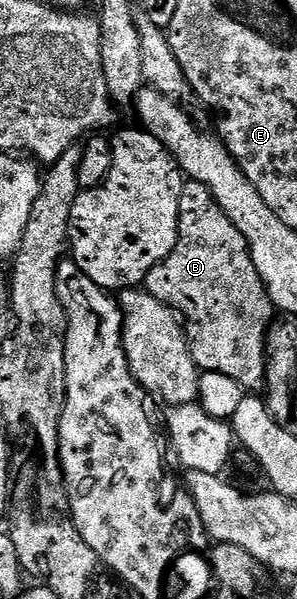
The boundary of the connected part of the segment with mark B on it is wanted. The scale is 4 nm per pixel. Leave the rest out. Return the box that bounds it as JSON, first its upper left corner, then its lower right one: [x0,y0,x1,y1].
[145,179,277,389]

